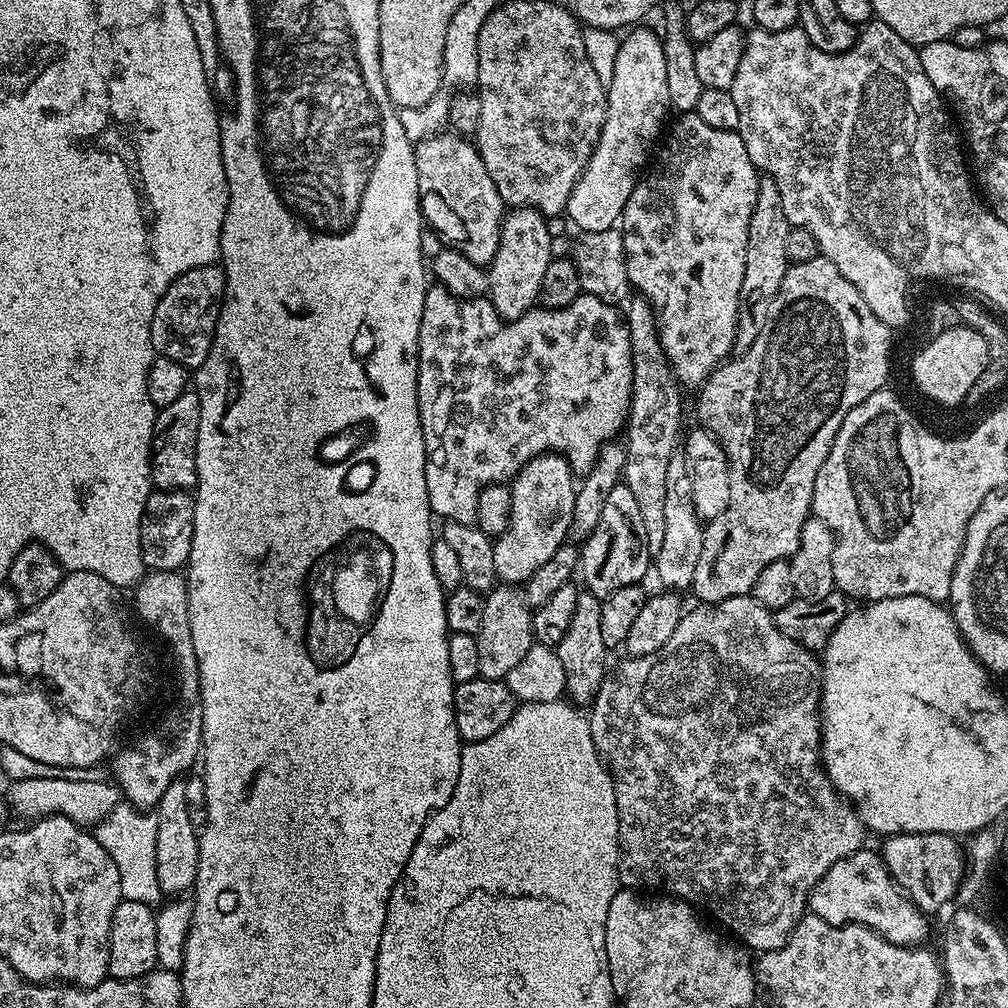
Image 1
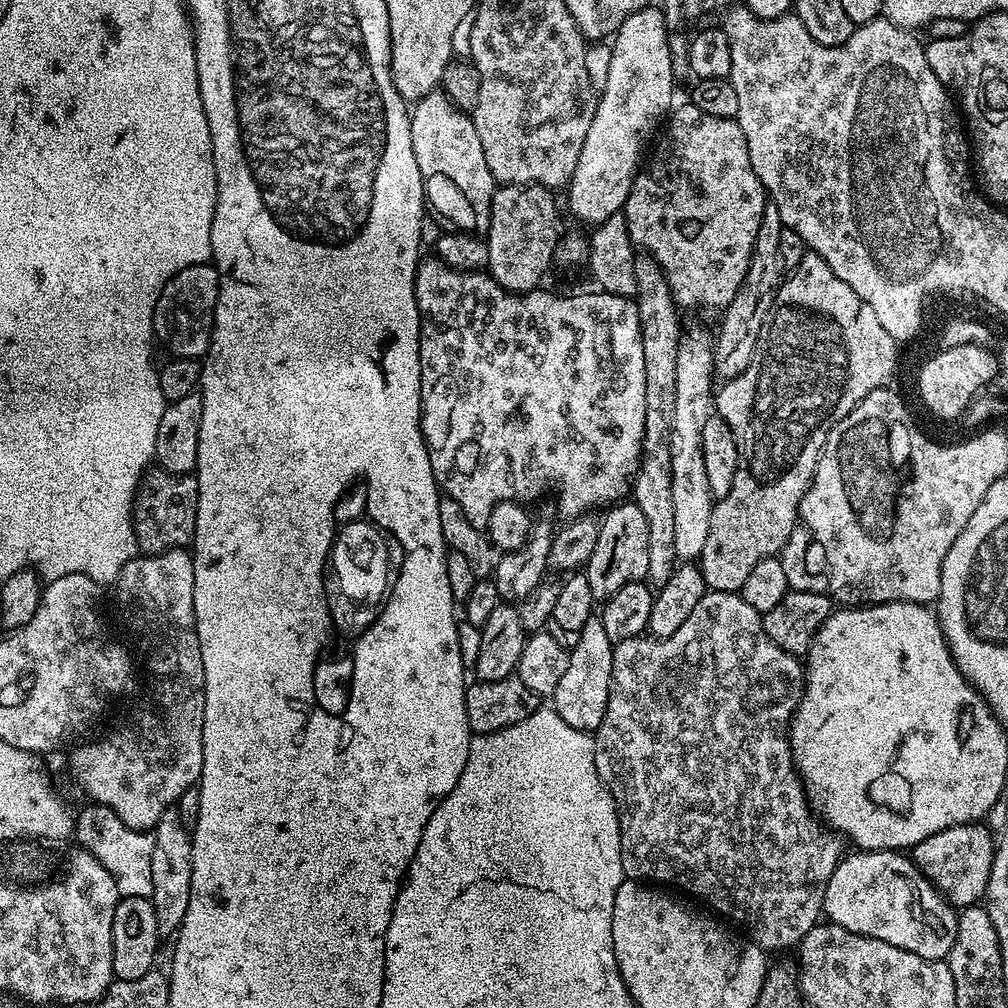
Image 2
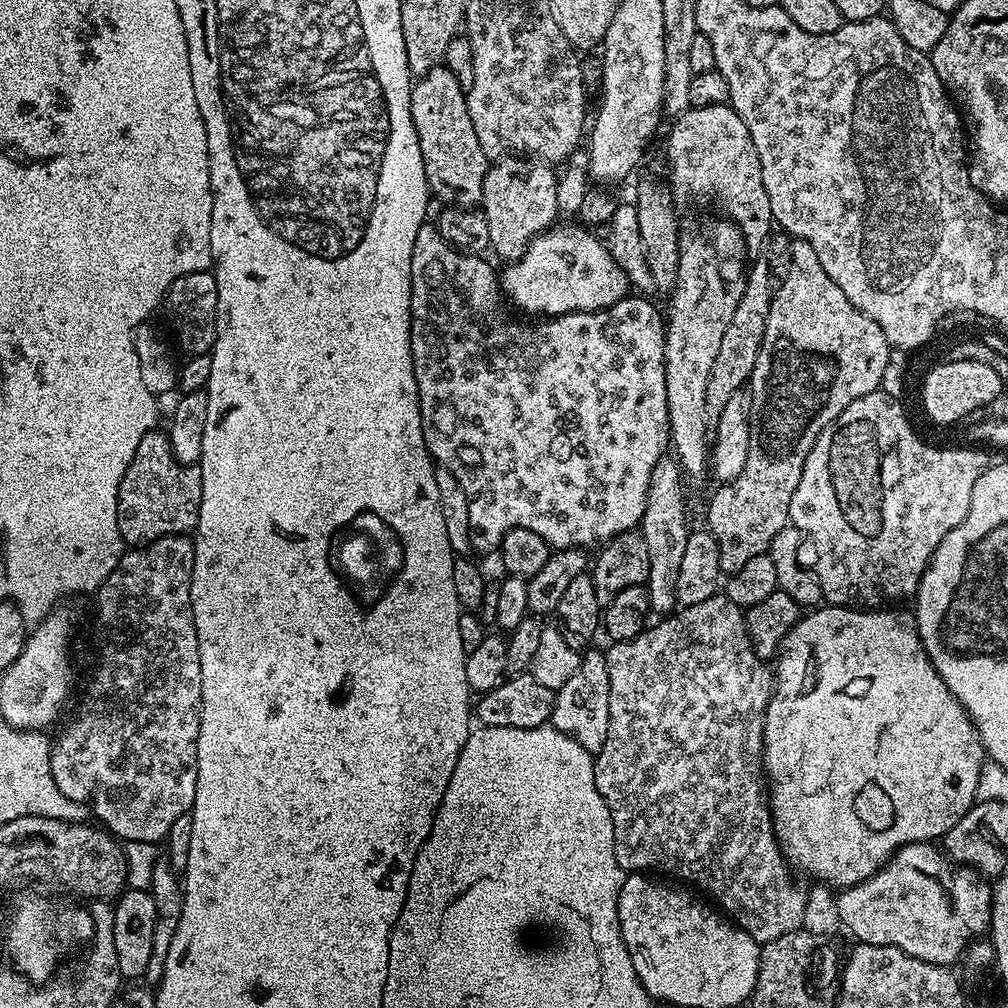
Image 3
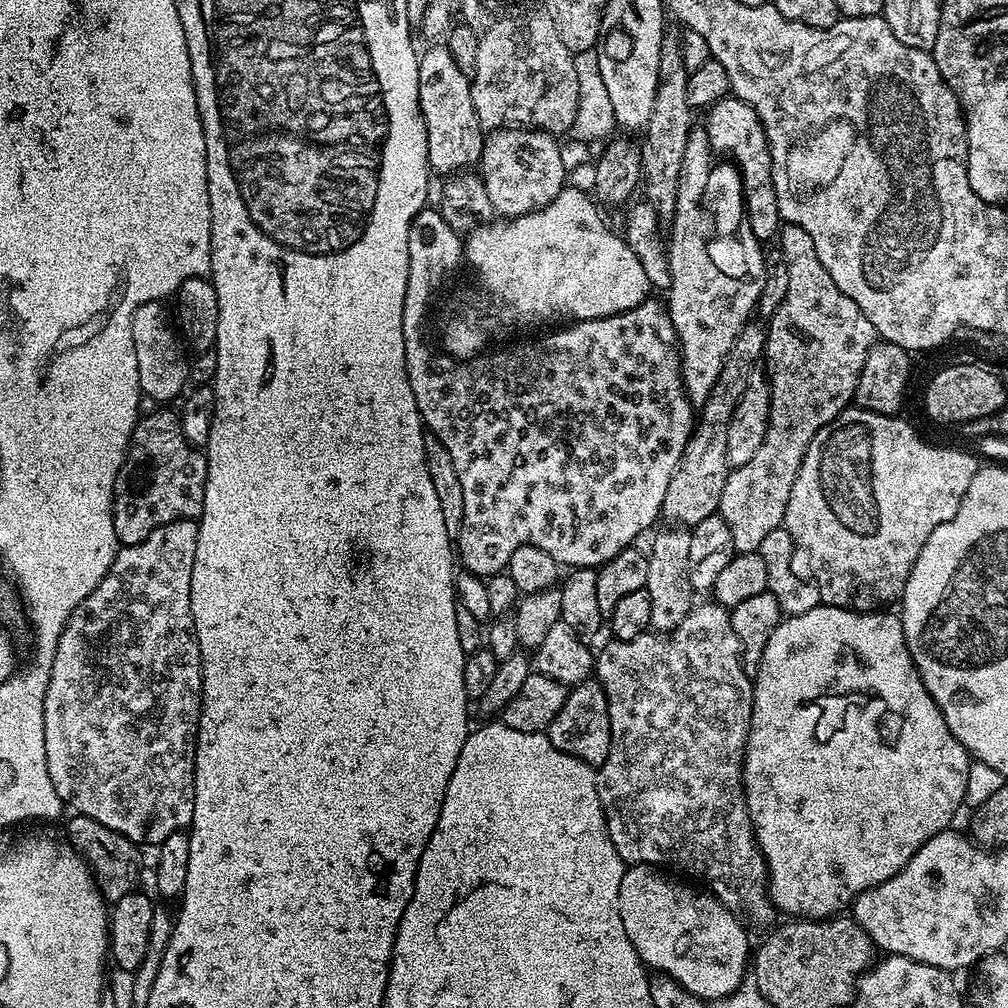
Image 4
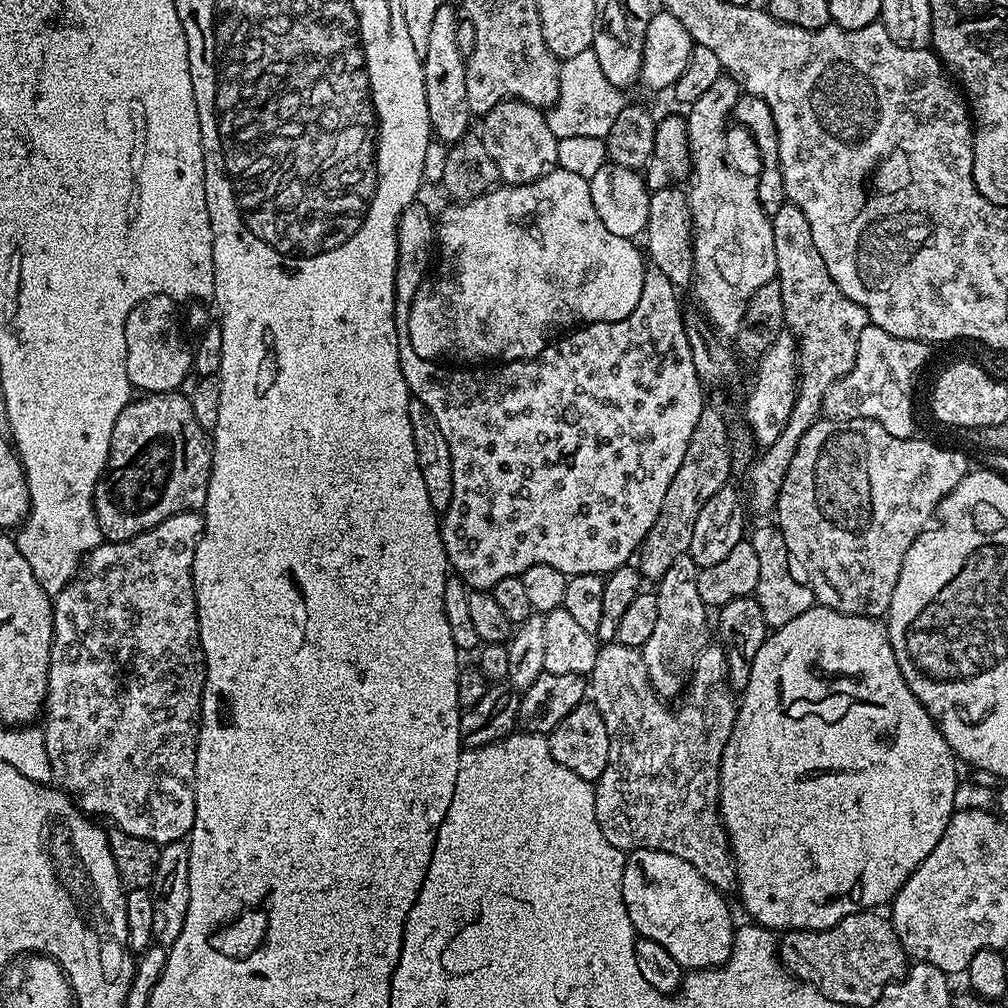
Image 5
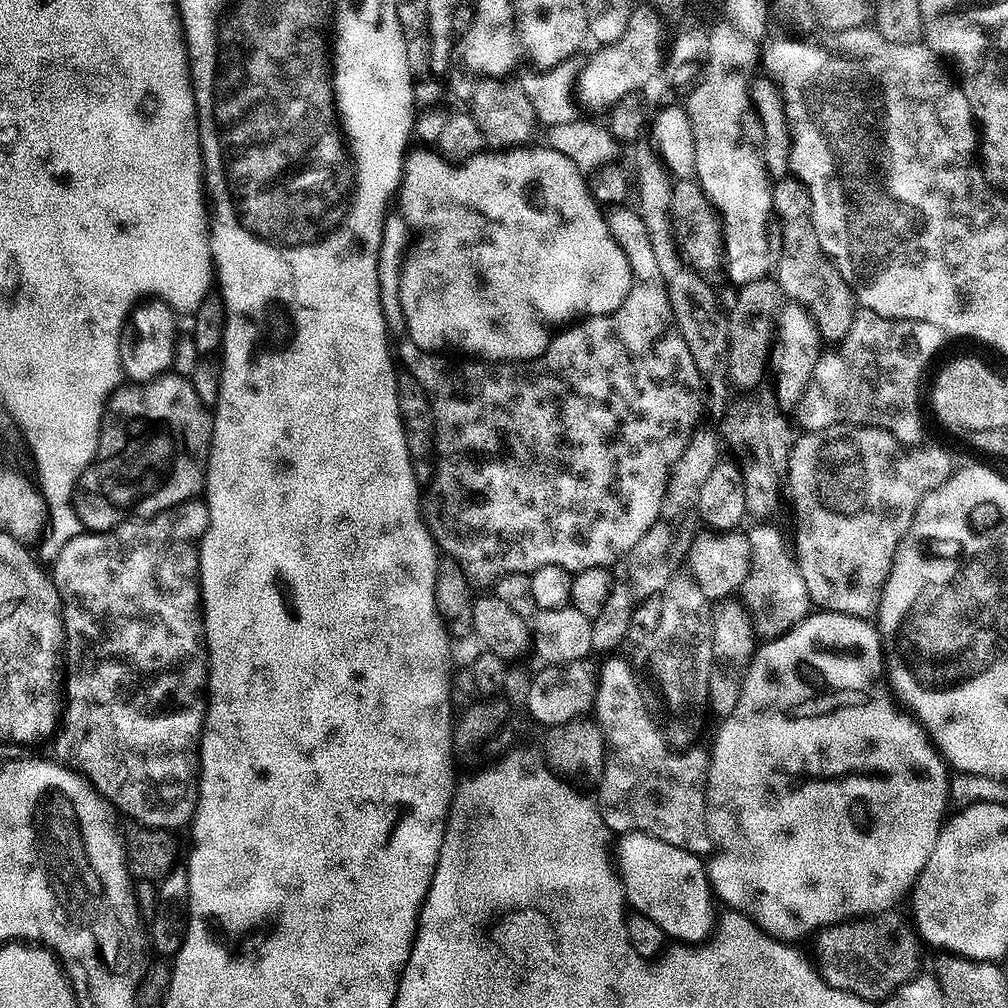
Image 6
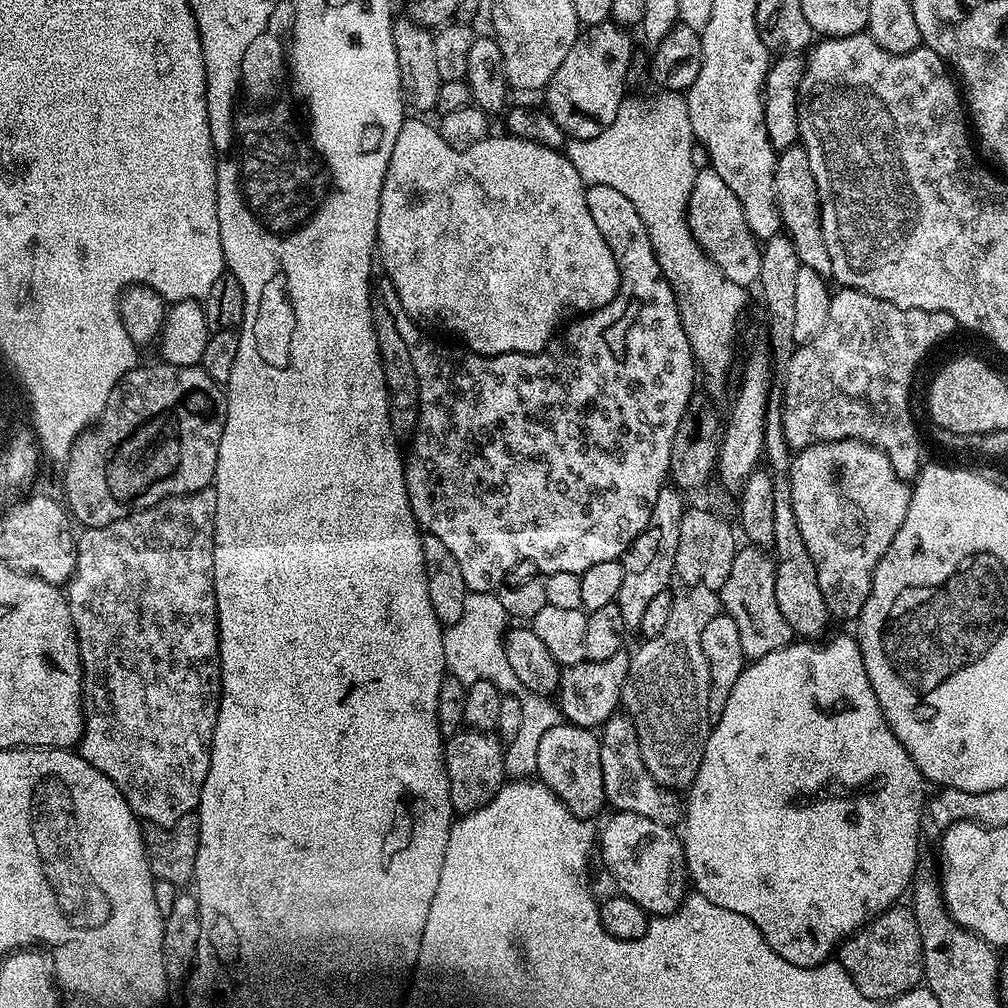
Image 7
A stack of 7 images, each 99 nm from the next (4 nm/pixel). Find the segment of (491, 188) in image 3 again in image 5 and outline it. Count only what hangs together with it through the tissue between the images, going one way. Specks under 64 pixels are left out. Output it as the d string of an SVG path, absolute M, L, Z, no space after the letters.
M502 100L489 110L480 124L482 130L479 129L478 135L505 183L526 184L557 165L558 139L552 134L543 109L521 100Z

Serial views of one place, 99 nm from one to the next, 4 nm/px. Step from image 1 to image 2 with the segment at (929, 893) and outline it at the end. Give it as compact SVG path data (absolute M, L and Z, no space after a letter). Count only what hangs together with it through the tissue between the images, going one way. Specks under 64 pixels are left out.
M983 823L950 826L938 834L930 834L910 849L910 859L925 878L940 889L940 895L957 910L976 905L985 899L992 869L994 836Z

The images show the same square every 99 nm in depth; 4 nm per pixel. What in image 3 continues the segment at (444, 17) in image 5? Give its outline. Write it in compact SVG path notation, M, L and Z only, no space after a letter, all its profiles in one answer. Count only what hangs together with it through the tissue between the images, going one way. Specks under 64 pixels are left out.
M445 66L431 68L412 85L410 114L422 150L428 187L433 197L441 196L452 206L476 206L483 198L483 178L490 157L482 150L470 118L466 91Z

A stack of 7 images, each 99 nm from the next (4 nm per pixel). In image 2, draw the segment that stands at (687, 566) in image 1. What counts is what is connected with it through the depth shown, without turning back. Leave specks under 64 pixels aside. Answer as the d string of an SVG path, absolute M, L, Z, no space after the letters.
M681 335L678 346L678 367L676 367L674 422L670 434L670 470L672 471L672 497L674 498L674 550L680 562L699 561L702 546L706 546L706 537L710 534L710 514L714 495L710 481L706 476L703 461L702 430L706 420L714 414L714 369L712 366L713 345L704 336Z

